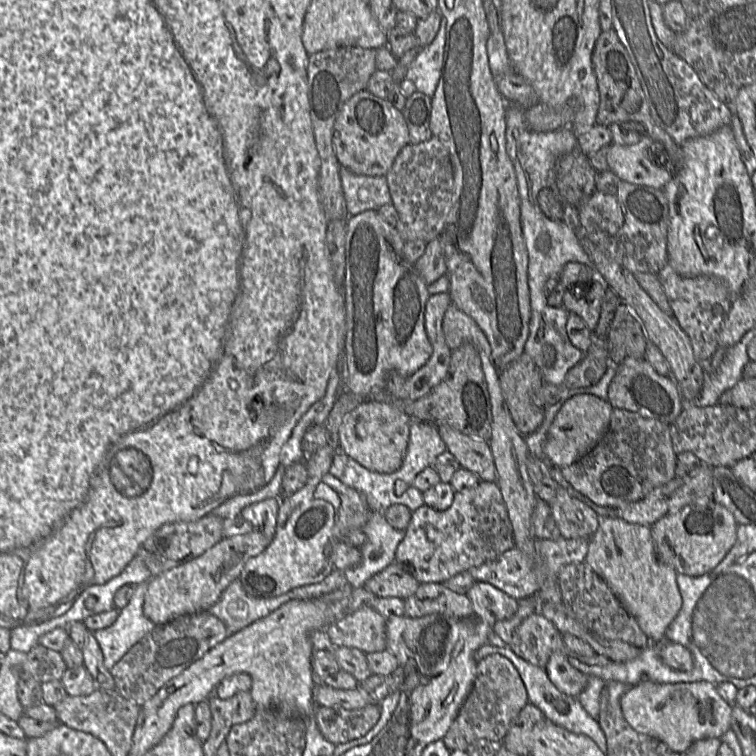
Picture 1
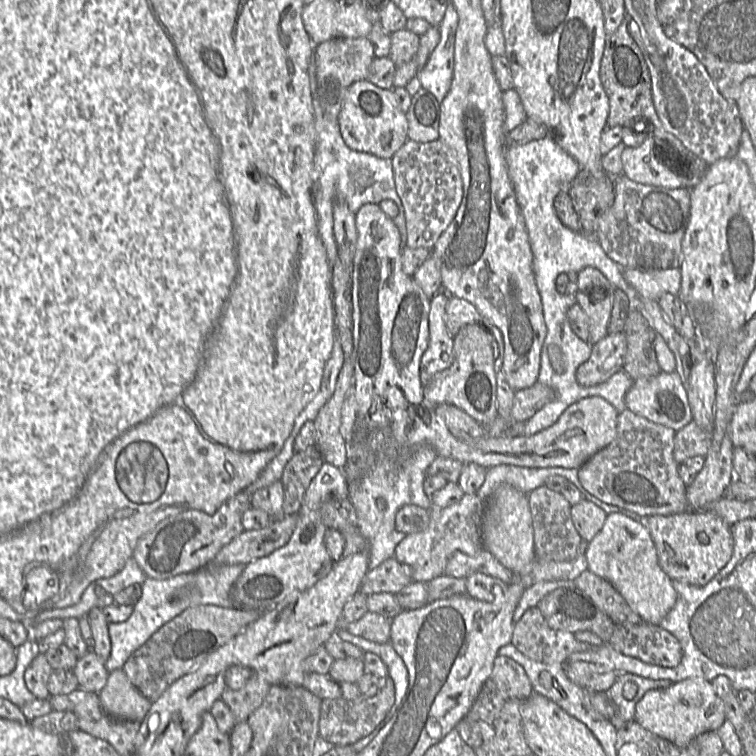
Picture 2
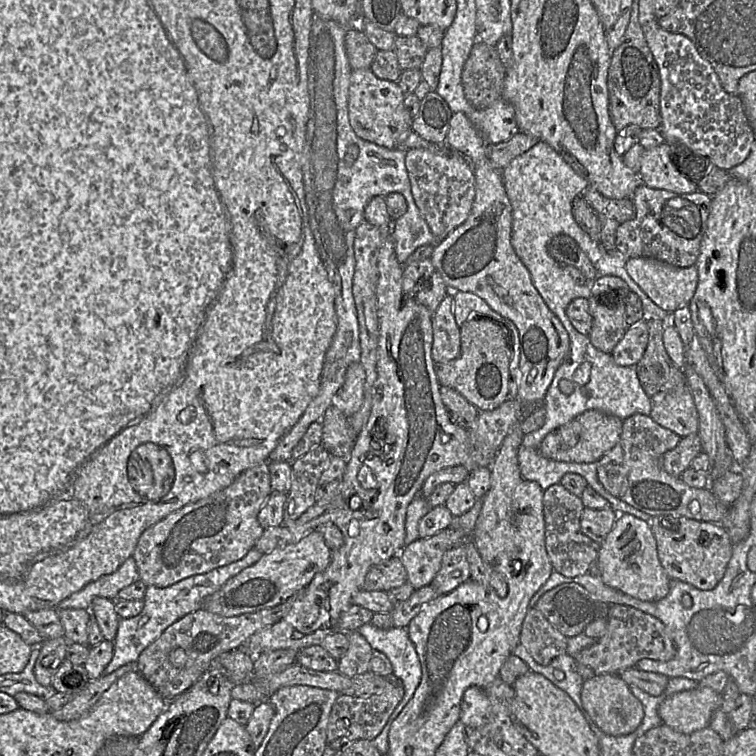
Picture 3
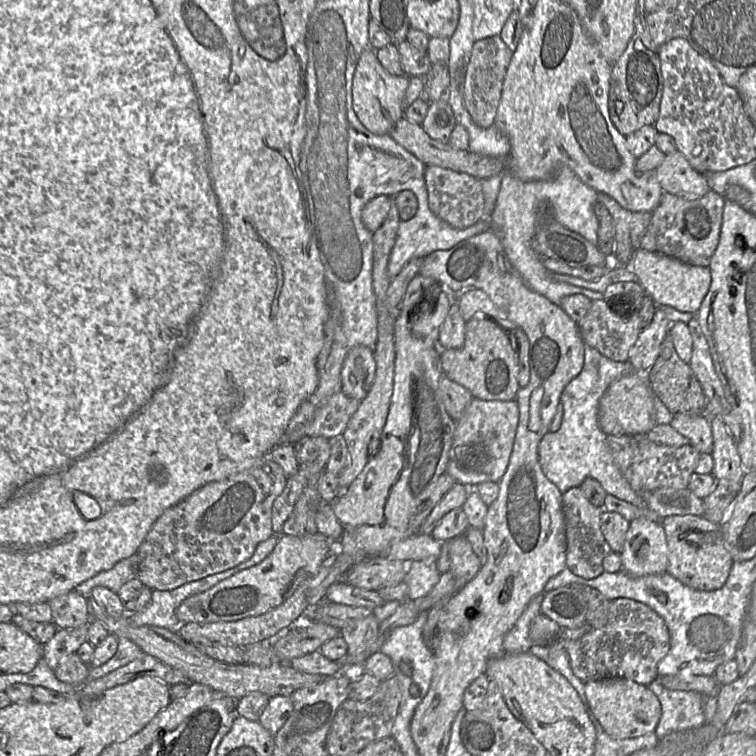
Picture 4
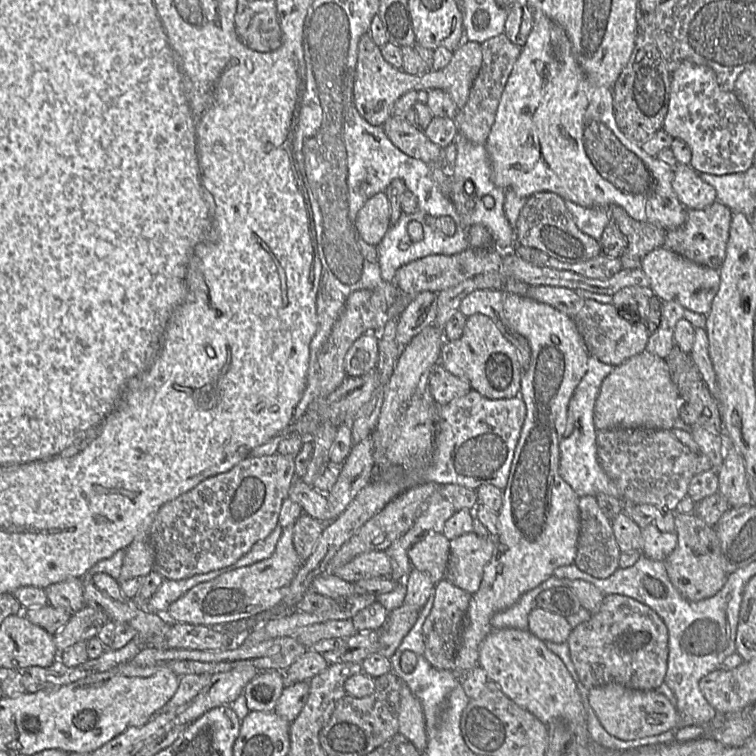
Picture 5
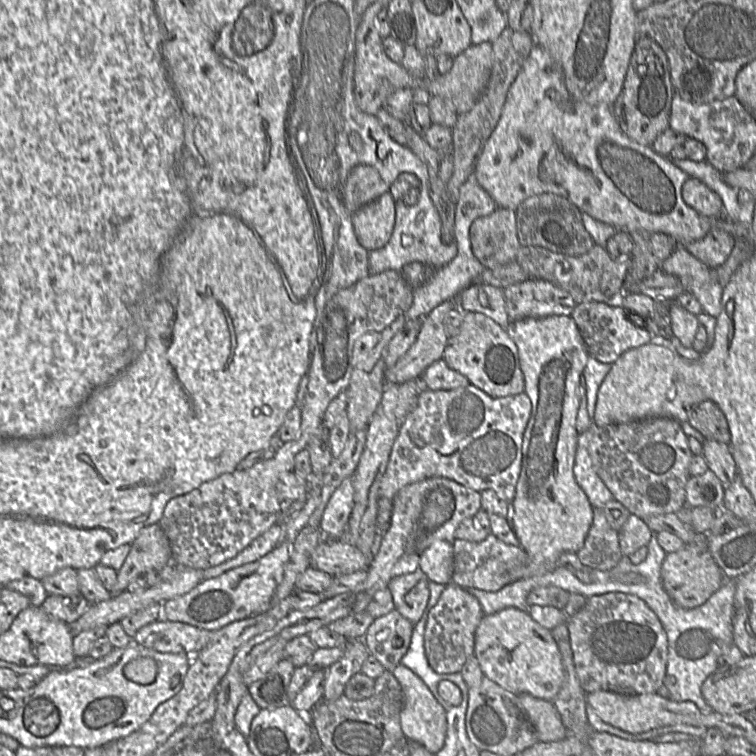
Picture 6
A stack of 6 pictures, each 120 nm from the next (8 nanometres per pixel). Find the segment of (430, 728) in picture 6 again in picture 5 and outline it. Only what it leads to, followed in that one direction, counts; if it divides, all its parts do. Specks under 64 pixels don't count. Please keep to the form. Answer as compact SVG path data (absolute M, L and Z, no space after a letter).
M401 682L398 733L408 739L420 752L427 747L427 734L422 705L409 687Z

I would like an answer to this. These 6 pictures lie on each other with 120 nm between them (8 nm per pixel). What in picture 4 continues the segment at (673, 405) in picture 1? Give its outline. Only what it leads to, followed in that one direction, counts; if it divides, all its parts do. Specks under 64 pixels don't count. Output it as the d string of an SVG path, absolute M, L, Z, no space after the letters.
M674 414L670 425L677 432L687 437L691 445L700 453L711 454L713 436L709 417L706 414Z

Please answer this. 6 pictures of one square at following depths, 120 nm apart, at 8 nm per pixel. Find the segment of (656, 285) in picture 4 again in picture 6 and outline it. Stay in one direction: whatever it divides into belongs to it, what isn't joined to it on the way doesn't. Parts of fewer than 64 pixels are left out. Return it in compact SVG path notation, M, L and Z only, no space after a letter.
M677 243L673 253L662 263L660 270L677 277L684 291L693 295L704 313L717 317L721 312L723 287L712 269Z

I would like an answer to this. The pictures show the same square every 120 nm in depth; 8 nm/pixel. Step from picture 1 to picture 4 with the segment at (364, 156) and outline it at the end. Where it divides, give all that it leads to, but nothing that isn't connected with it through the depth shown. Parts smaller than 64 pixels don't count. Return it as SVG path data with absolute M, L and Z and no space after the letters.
M365 49L357 62L352 82L352 106L363 126L376 135L389 134L396 123L404 117L403 96L409 85L407 75L388 73L376 56L376 50Z

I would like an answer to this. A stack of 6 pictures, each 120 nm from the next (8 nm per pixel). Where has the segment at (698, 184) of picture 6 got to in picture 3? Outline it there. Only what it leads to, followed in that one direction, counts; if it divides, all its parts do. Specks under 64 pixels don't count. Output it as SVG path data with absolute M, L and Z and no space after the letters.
M666 142L643 151L637 169L642 184L676 193L698 191L697 183L679 171L676 159L672 158L672 151L673 145Z

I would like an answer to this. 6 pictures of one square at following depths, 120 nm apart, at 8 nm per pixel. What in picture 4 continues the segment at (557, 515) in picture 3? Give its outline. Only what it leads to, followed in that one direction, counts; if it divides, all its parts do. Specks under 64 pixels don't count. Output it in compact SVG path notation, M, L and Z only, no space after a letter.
M573 487L562 493L562 511L565 521L566 568L585 579L598 577L604 572L604 558L612 552L601 531L602 507L594 506L579 487Z

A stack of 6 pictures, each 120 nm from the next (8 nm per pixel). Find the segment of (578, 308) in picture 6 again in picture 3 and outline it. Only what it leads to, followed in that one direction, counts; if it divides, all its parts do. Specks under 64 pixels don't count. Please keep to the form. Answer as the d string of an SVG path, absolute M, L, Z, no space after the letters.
M610 293L592 295L588 301L592 326L587 336L594 347L611 354L629 328L625 321L625 303L615 301Z

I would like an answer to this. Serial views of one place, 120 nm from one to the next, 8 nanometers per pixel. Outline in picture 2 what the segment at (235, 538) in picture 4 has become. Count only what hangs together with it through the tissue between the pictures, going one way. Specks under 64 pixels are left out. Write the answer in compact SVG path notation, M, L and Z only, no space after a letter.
M241 491L226 500L214 514L187 510L160 522L137 543L133 558L148 578L167 579L195 572L214 560L217 553L245 530L242 516L250 505L251 496Z

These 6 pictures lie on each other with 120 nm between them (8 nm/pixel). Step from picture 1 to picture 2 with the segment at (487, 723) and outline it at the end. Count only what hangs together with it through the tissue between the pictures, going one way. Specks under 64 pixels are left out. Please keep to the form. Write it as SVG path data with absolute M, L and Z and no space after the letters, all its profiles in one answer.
M498 655L493 662L490 676L484 682L465 719L492 725L507 701L525 701L532 693L533 689L524 668L512 658Z

